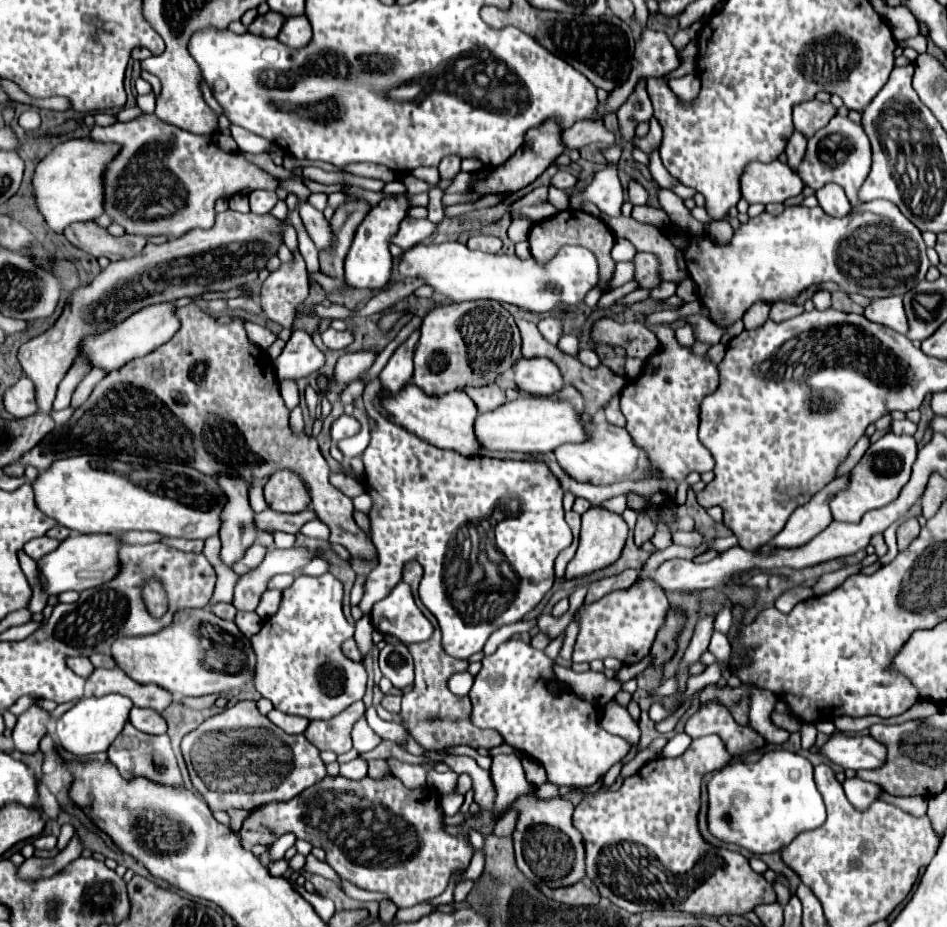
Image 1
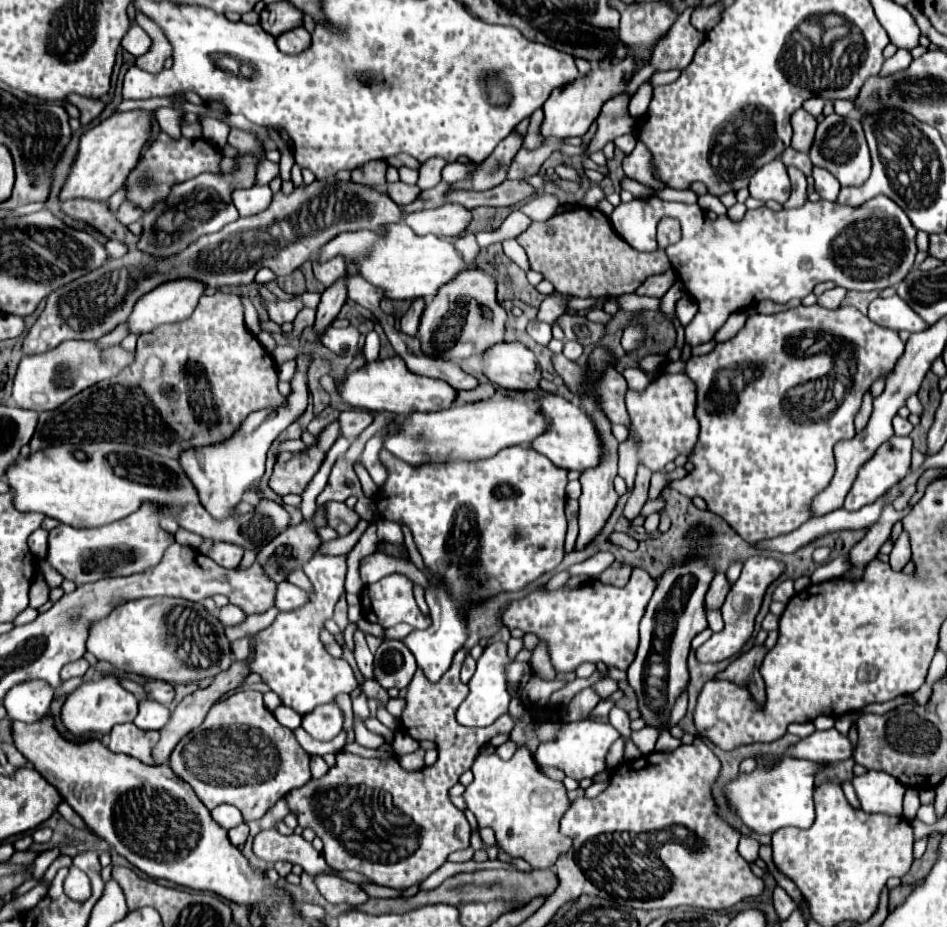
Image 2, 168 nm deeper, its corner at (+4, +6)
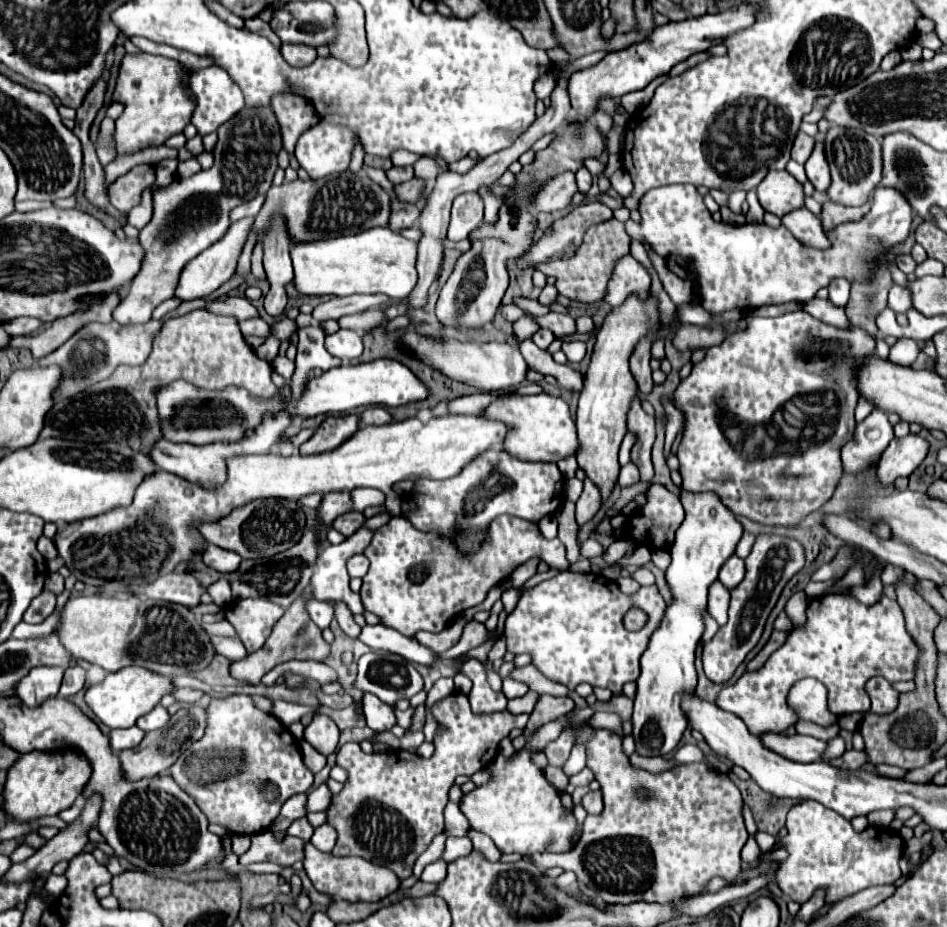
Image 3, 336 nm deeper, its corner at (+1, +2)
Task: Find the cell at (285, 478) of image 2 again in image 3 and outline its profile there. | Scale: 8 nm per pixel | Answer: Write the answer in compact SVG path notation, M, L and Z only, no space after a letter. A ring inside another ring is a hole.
M343 415L343 417L327 417L315 435L301 445L301 453L325 453L341 445L341 441L349 439L359 429L359 415Z

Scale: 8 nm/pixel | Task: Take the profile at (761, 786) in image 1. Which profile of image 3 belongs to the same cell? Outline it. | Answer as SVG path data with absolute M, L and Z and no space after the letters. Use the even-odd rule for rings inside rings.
M851 749L851 751L845 751L839 759L833 759L831 765L853 771L853 769L859 769L861 765L865 765L867 761L869 761L869 757L867 757L865 751L855 751L855 749Z

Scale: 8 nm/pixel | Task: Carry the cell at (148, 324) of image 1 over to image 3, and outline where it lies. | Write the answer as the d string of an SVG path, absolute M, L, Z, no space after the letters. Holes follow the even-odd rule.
M245 217L241 221L231 223L231 227L223 235L223 239L219 239L217 243L213 243L211 247L207 247L203 253L199 253L195 259L191 259L185 265L183 273L181 273L181 279L179 279L175 295L181 297L183 301L193 301L193 299L199 299L203 295L213 293L219 285L223 285L235 273L235 269L237 269L237 259L239 259L239 255L243 251L243 245L245 245L247 235L249 235L249 231L253 227L253 221L255 221L253 217Z

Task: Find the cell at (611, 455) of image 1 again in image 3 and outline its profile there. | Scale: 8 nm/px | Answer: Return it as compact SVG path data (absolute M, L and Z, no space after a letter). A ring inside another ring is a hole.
M507 393L489 403L483 411L483 417L501 421L509 427L503 449L523 461L559 461L577 451L577 429L569 415L569 407L563 399L551 397L547 393L541 395L519 395Z

